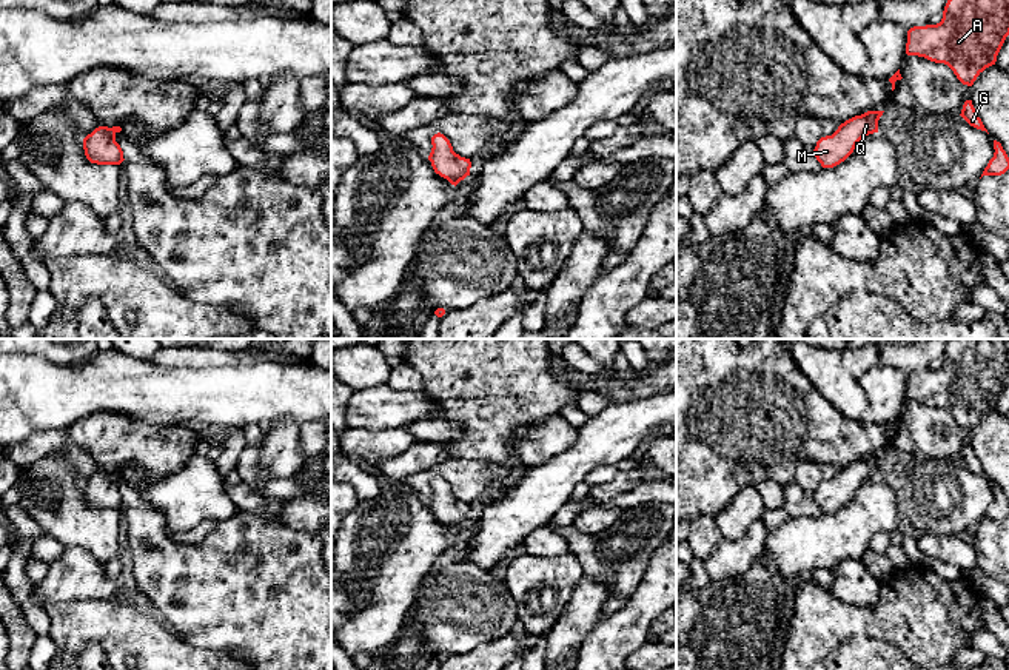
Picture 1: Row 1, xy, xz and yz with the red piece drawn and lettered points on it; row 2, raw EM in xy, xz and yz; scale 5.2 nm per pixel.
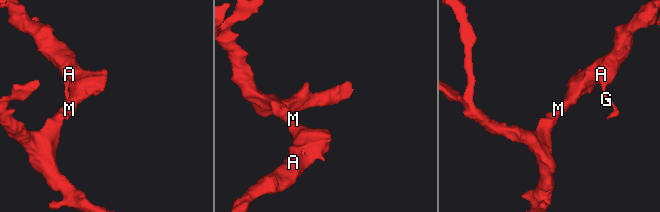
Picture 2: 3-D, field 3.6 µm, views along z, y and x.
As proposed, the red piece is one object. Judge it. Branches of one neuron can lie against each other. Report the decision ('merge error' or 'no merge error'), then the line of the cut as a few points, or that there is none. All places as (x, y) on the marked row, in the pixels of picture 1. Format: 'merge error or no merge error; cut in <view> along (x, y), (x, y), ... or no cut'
no merge error; no cut

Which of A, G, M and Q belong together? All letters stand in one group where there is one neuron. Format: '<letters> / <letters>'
A G M Q

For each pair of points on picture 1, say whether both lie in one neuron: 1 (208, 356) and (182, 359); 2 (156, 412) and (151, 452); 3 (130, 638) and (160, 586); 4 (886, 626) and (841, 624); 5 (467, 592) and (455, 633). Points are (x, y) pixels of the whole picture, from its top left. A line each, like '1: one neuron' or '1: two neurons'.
1: one neuron
2: two neurons
3: two neurons
4: one neuron
5: one neuron

